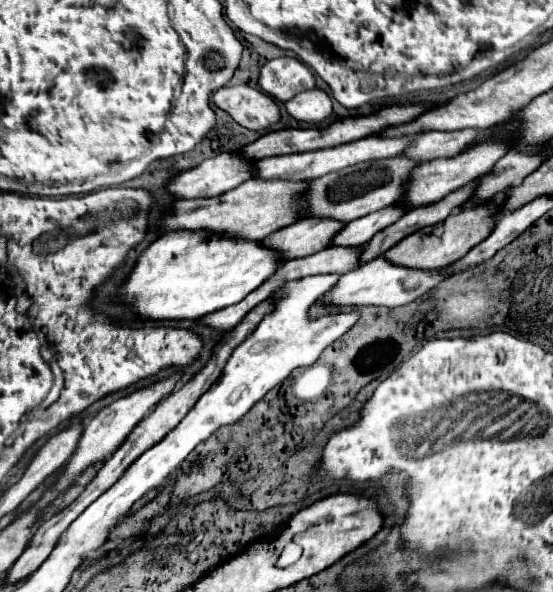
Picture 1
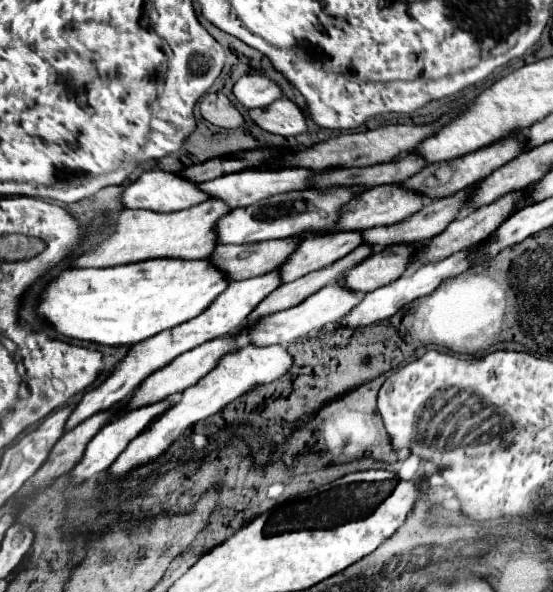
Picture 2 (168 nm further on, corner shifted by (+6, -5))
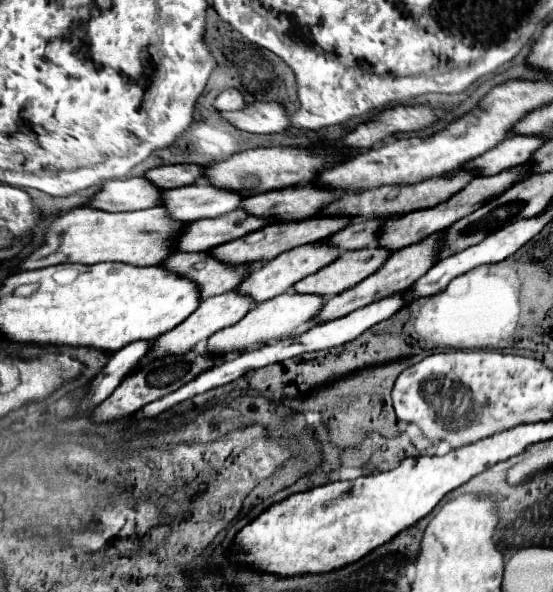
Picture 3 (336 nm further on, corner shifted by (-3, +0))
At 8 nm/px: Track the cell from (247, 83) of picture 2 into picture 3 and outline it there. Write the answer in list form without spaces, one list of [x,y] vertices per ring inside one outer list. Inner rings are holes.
[[[226,89],[214,101],[214,107],[220,111],[238,111],[244,107],[244,93],[238,89]]]

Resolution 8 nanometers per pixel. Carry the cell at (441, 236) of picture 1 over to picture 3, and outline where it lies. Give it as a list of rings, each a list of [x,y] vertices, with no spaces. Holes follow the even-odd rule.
[[[368,247],[358,251],[344,251],[332,267],[324,267],[324,271],[318,271],[316,275],[310,275],[308,279],[302,279],[296,283],[298,293],[316,293],[316,295],[338,295],[366,277],[374,275],[392,255],[392,251],[384,247]]]

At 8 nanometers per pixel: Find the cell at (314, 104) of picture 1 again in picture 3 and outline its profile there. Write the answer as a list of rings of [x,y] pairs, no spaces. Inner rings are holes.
[[[250,103],[240,111],[224,113],[226,121],[248,133],[282,133],[292,125],[284,103]]]

